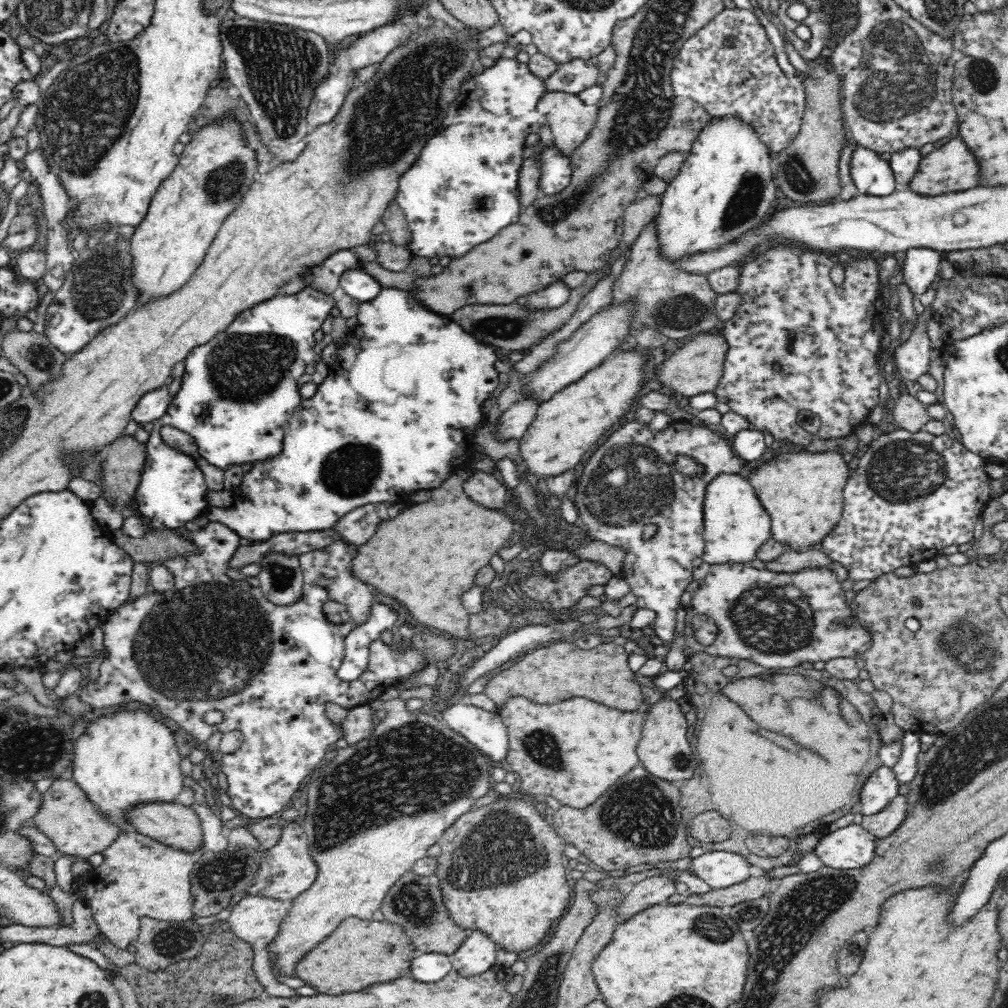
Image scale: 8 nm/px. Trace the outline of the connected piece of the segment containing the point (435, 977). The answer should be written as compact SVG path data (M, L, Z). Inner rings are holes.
M436 952L417 953L411 962L412 978L420 982L438 982L452 970L450 957Z

